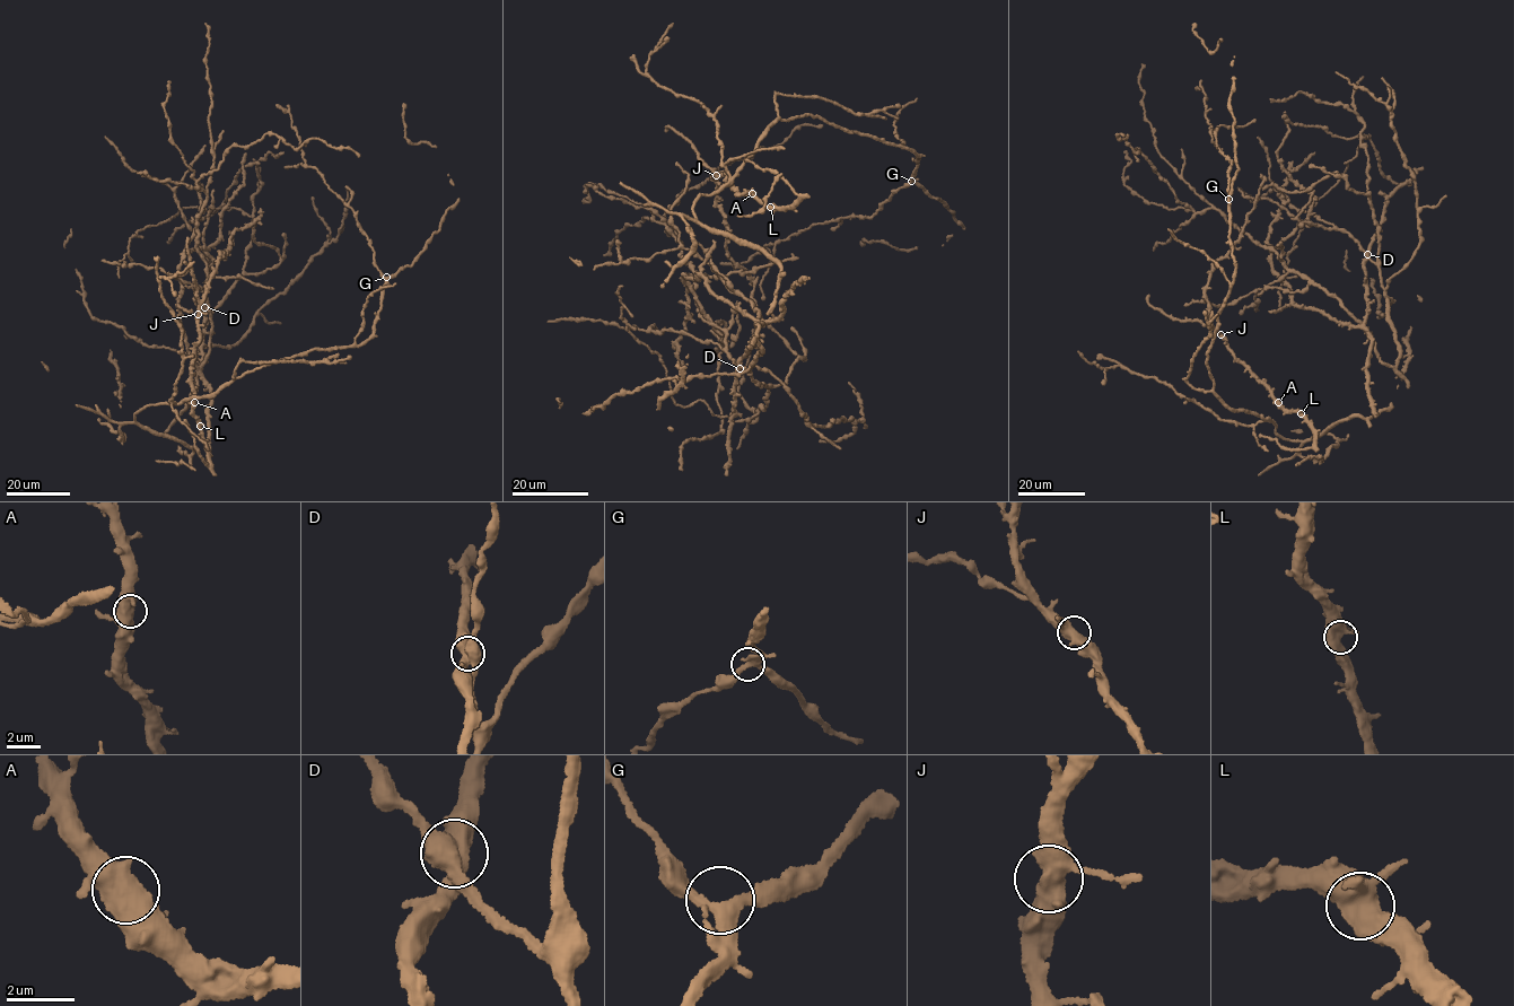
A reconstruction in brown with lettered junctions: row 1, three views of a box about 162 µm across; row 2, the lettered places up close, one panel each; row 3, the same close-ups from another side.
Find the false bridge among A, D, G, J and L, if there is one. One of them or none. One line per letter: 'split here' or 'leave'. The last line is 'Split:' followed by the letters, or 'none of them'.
A: leave
D: leave
G: leave
J: leave
L: leave
Split: none of them

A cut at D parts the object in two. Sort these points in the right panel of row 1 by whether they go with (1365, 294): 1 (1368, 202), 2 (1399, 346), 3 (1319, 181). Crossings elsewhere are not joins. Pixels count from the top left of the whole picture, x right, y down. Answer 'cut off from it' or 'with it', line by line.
1: cut off from it
2: cut off from it
3: cut off from it

